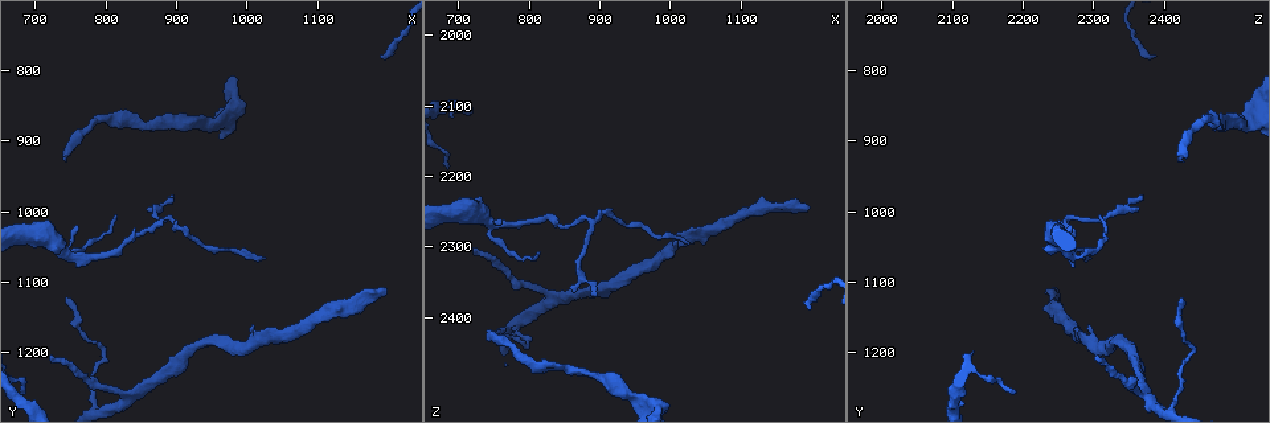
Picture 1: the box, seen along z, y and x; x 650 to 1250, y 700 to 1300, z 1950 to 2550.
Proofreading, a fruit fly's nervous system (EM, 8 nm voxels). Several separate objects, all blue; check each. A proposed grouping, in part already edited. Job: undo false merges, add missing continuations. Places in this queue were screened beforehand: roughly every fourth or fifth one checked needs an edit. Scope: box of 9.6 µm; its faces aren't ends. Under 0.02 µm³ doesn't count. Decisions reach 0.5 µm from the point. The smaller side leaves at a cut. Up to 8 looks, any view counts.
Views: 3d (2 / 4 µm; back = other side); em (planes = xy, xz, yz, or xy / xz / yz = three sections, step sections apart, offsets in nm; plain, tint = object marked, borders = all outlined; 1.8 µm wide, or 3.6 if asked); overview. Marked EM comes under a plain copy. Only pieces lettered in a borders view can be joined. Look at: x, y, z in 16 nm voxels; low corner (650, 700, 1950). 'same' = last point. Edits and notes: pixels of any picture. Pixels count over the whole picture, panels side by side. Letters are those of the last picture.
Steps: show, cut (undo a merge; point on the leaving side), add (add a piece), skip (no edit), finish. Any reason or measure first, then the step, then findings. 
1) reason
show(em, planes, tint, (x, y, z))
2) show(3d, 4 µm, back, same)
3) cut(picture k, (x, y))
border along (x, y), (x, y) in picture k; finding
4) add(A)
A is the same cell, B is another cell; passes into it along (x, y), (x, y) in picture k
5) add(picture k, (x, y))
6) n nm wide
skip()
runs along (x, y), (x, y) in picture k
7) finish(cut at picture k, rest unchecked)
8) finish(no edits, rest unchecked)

tapers out
show(3d, 4 µm, back, (725, 1215, 2310))

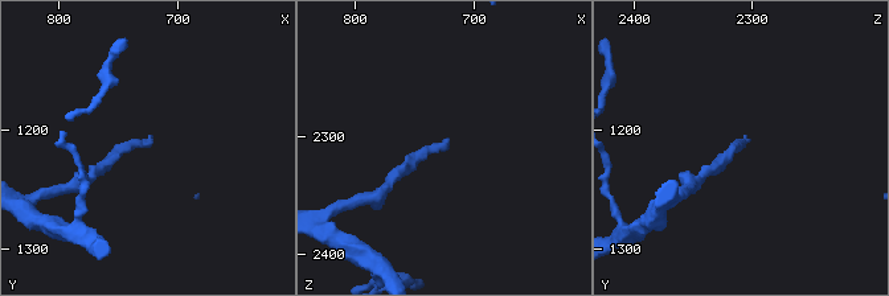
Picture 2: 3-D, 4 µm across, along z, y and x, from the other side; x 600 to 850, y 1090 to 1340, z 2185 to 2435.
shape alone is not enough
show(em, planes, borders, (722, 1210, 2308))

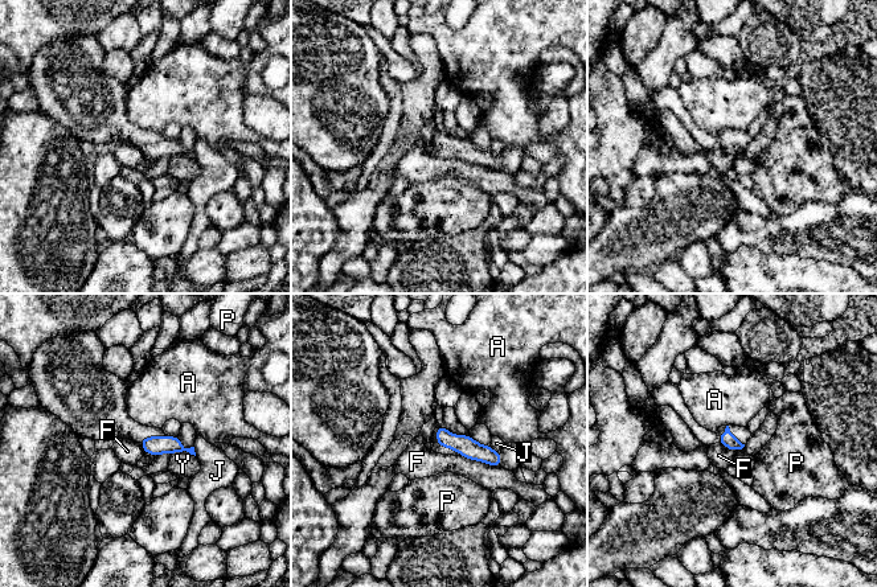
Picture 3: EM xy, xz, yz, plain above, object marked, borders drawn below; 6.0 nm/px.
90 nm wide
skip()
A, F, J, P and Y are other cells; runs along (439, 430), (450, 440), (498, 463) in picture 3; none of them fits

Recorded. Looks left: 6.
branch point
show(3d, 4 µm, (840, 1255, 2370))

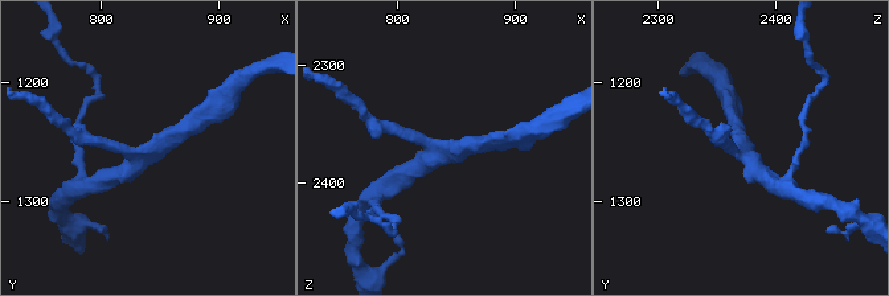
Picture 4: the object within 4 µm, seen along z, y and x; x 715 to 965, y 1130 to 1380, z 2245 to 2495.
3 arms; arms of 170, 200, 260 nm; shape alone is not enough
show(em, 3.6 µm, planes, borders, (844, 1258, 2372))

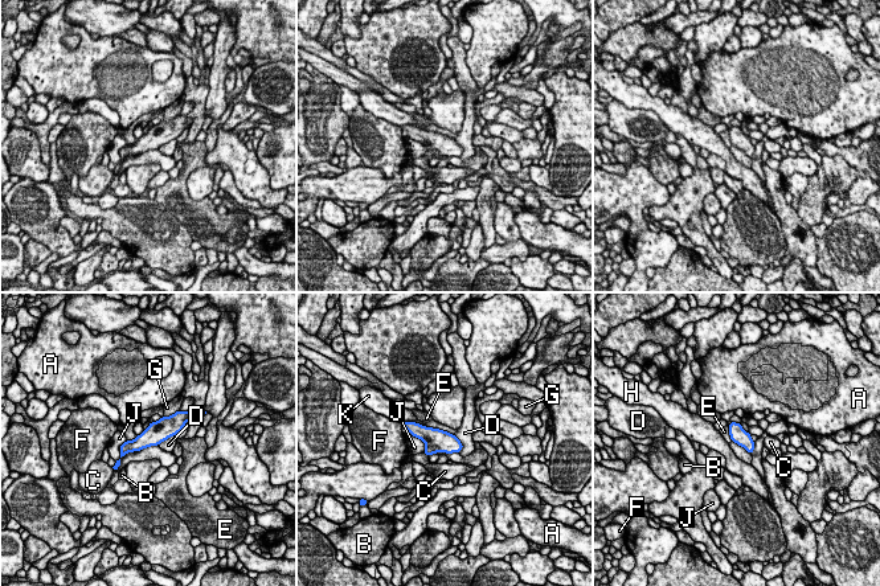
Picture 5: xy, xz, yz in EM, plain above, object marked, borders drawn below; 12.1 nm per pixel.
K touches over 650 nm
skip()
A, B, C, D, E, F, G, H, J and K are other cells; border along (158, 445), (127, 451), (114, 470) in picture 5; all the same cell

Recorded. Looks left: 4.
free end
show(3d, 2 µm, (1195, 1110, 2245))

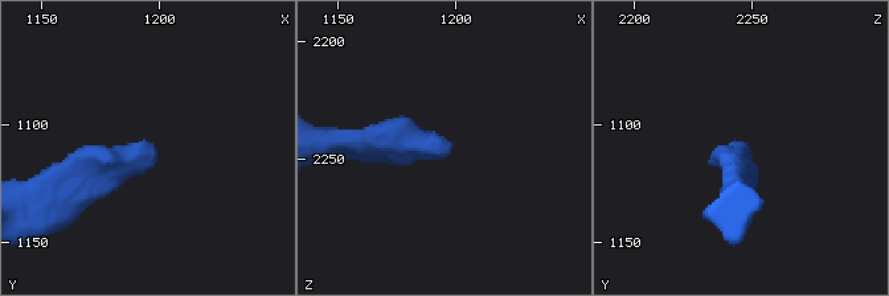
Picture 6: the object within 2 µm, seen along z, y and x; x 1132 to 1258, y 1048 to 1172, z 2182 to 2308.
show(em, 3.6 µm, planes, borders, (1197, 1112, 2243))

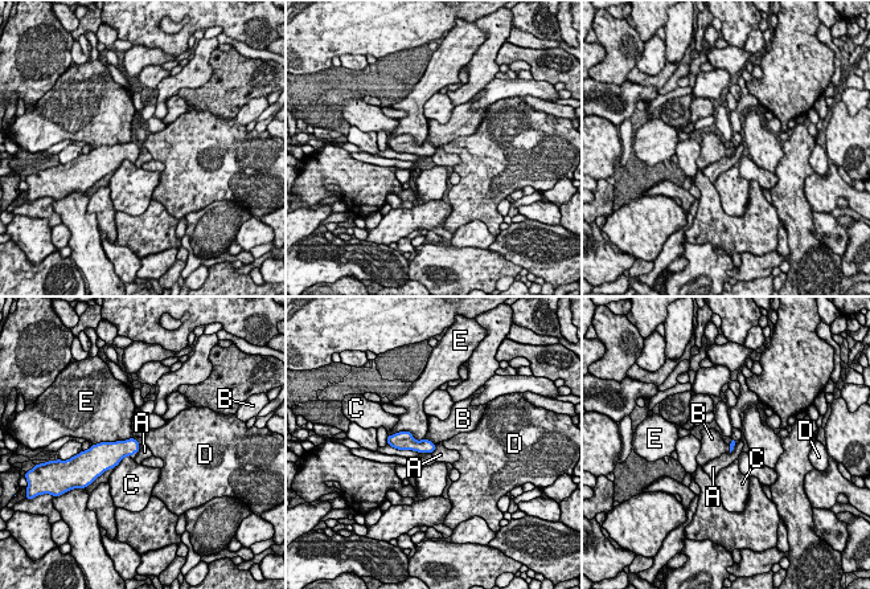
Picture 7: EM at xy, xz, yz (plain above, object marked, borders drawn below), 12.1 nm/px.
add(B)
B is the same cell, A, C, D and E are other cells; passes into it along (410, 444), (430, 441), (438, 430) in picture 7; the cell continues

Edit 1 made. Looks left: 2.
finish(add at picture 7, rest unchecked)

